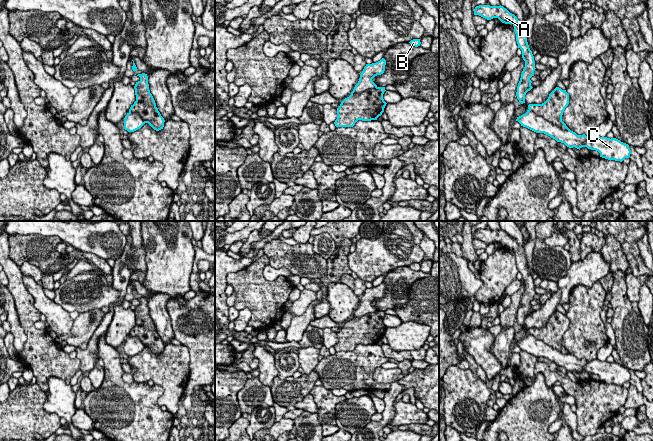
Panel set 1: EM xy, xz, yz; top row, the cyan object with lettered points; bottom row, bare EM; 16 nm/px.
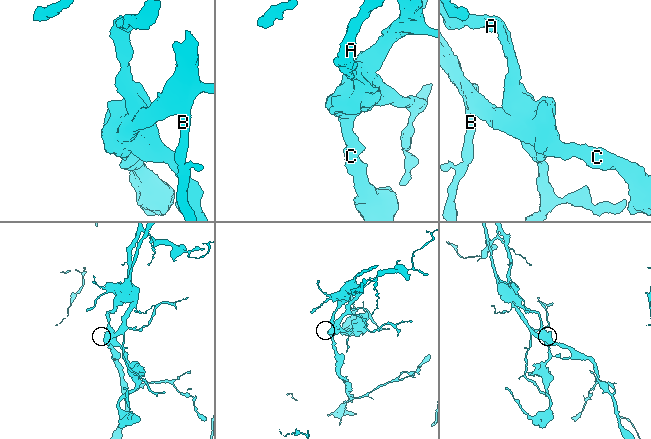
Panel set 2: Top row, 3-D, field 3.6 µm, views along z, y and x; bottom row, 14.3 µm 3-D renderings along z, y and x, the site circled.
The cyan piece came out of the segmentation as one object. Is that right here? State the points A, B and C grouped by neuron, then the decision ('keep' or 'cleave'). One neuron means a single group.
A / B C | cleave

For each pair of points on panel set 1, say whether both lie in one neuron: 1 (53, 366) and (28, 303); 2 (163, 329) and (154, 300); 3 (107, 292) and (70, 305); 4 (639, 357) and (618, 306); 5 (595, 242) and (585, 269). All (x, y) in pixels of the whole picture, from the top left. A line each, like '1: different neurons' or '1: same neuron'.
1: same neuron
2: same neuron
3: same neuron
4: same neuron
5: different neurons

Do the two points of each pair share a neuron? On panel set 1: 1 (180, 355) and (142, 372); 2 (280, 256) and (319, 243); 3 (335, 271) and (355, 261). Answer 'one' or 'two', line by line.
1: one
2: two
3: two

